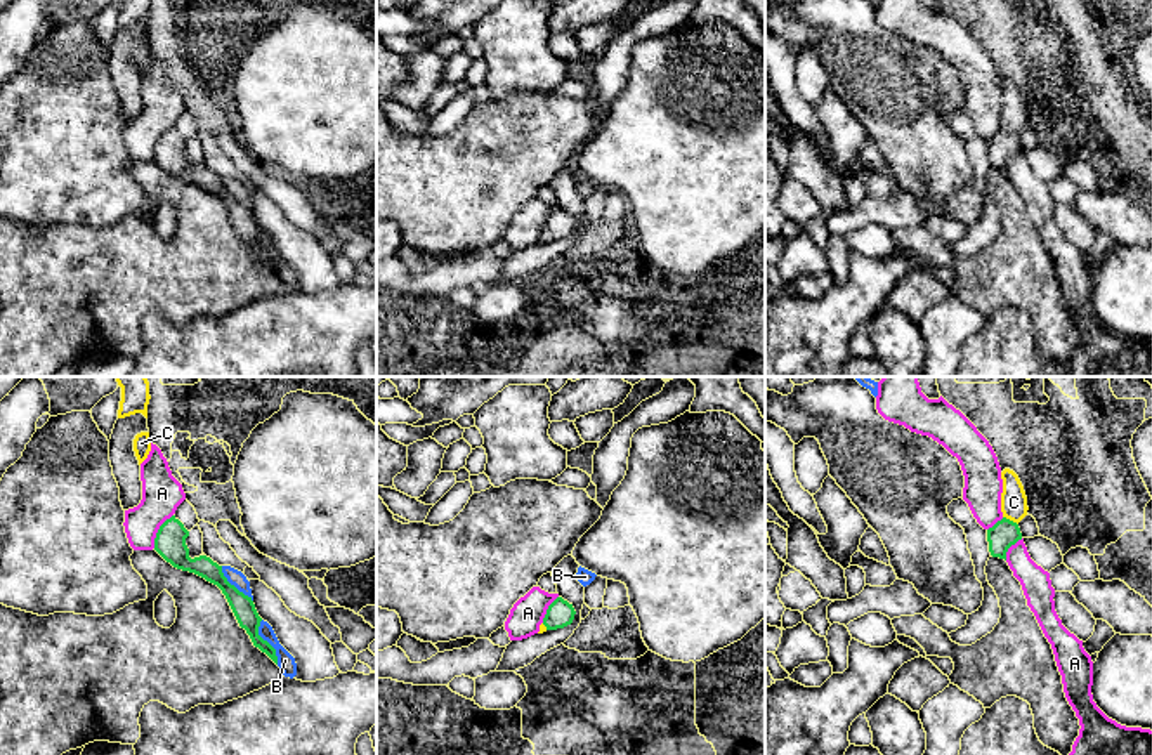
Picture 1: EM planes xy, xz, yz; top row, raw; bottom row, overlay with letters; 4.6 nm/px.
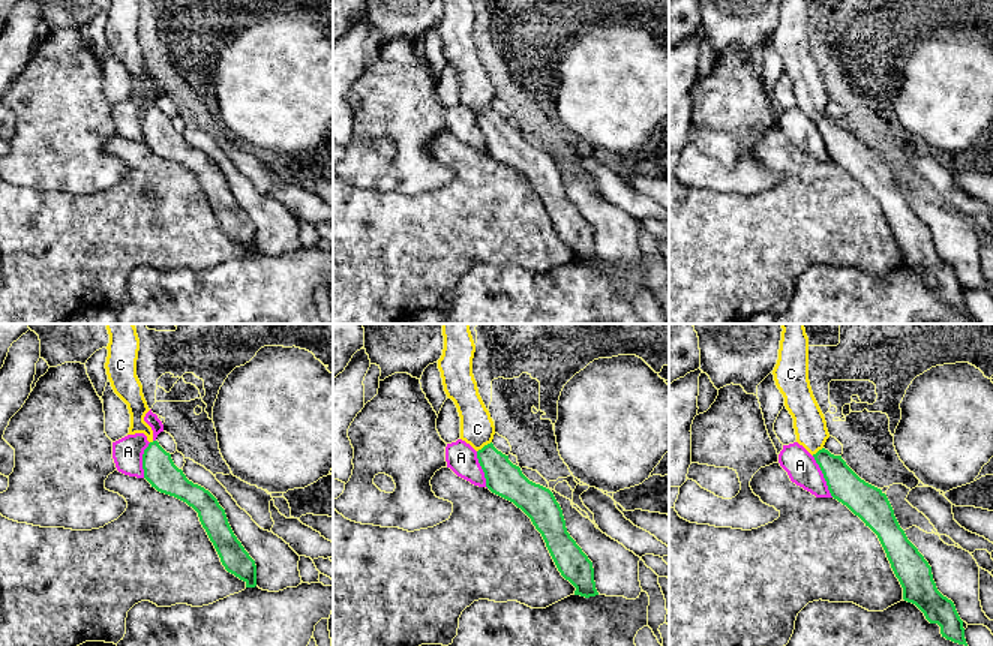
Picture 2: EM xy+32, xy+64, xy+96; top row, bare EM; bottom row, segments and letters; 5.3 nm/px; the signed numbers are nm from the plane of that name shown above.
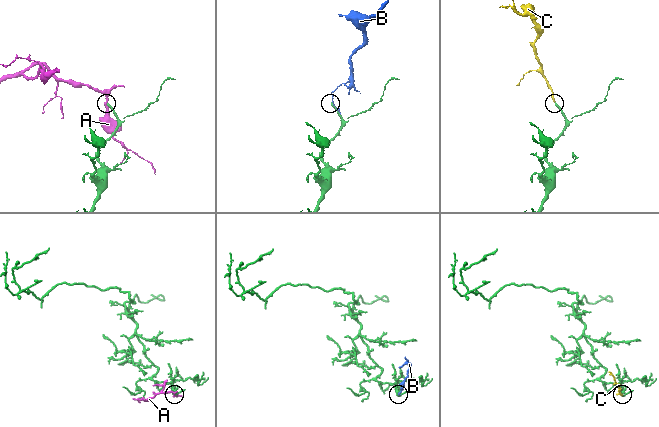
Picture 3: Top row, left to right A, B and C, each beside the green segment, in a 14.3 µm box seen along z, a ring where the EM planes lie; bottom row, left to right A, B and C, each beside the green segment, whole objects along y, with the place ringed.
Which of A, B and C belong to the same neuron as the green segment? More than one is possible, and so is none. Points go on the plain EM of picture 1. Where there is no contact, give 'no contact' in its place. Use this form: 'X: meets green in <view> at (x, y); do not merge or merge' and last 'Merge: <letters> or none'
A: meets green in xy at (158, 143); do not merge
B: meets green in xy at (268, 254); do not merge
C: meets green in yz at (1008, 131); merge
Merge: C

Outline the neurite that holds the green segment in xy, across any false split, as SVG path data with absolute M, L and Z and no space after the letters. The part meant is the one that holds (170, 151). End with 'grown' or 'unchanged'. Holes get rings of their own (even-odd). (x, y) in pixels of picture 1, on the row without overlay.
M172 127L160 137L154 149L154 161L173 179L194 184L217 196L226 207L239 238L250 246L253 257L278 276L276 260L259 246L262 229L259 227L252 208L231 196L222 184L222 177L213 174L210 168L200 167L191 170L186 156L187 148L189 142L175 127Z | unchanged

